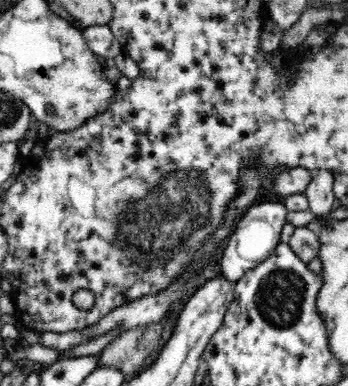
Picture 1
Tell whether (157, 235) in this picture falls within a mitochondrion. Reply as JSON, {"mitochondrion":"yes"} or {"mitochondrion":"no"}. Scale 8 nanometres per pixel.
{"mitochondrion":"yes"}

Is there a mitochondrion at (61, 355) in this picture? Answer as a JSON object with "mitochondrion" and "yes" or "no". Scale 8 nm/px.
{"mitochondrion":"no"}

